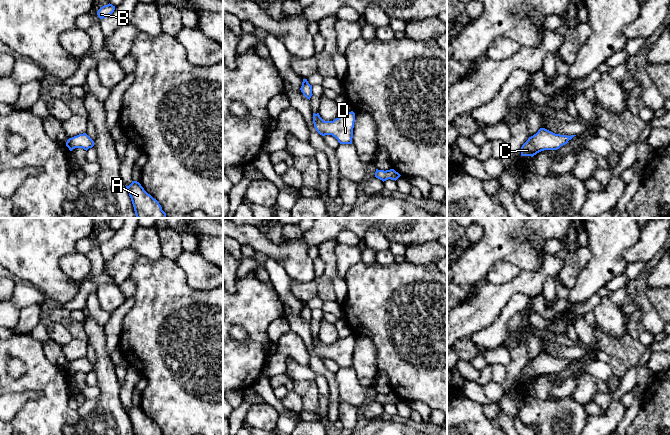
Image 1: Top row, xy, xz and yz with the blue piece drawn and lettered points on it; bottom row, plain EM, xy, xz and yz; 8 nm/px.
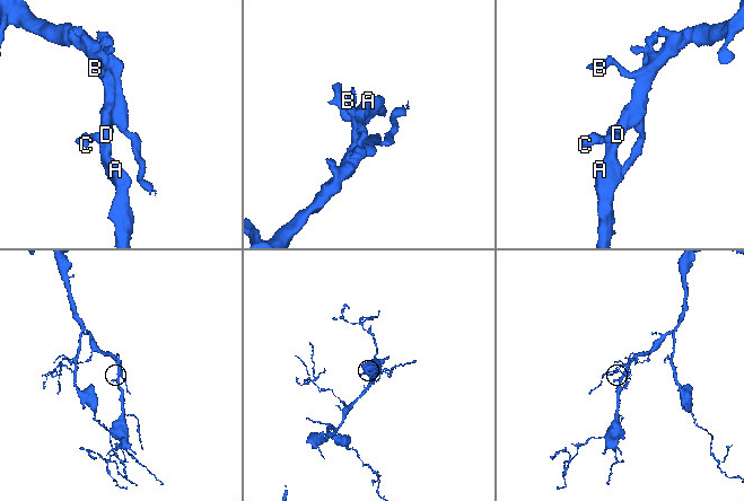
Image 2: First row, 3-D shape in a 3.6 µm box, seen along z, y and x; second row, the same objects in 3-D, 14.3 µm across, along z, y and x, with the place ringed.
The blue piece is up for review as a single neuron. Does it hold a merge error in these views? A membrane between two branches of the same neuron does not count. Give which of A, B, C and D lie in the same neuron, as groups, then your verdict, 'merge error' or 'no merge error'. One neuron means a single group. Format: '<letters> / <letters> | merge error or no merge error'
A B C D | no merge error

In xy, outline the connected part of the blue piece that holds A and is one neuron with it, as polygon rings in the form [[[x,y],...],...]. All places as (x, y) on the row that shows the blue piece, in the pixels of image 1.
[[[132,181],[126,188],[137,218],[166,218],[159,202],[148,194],[139,182]]]

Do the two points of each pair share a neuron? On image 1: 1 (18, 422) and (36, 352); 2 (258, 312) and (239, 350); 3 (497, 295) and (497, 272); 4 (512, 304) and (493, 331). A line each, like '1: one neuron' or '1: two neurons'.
1: one neuron
2: one neuron
3: two neurons
4: one neuron

